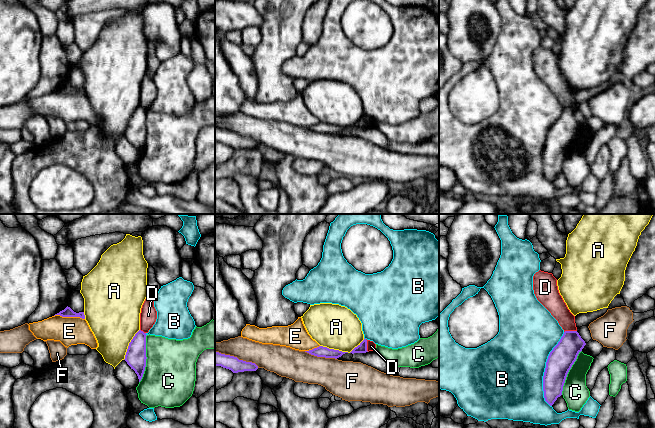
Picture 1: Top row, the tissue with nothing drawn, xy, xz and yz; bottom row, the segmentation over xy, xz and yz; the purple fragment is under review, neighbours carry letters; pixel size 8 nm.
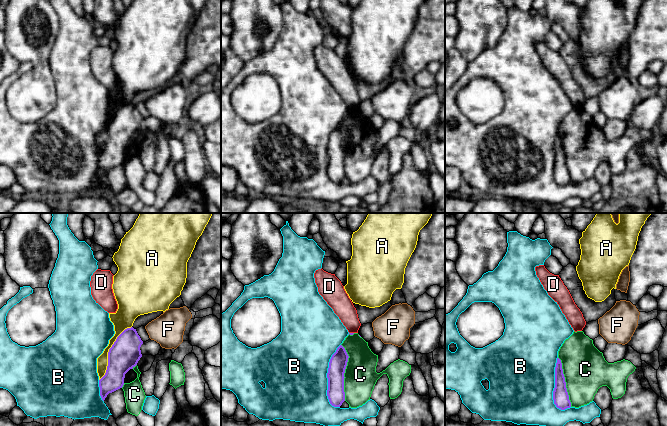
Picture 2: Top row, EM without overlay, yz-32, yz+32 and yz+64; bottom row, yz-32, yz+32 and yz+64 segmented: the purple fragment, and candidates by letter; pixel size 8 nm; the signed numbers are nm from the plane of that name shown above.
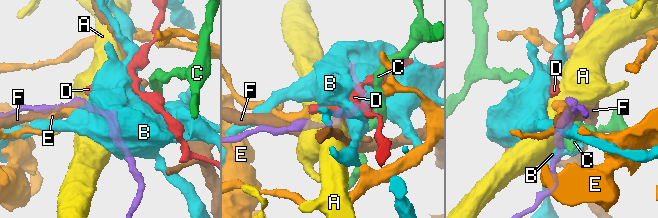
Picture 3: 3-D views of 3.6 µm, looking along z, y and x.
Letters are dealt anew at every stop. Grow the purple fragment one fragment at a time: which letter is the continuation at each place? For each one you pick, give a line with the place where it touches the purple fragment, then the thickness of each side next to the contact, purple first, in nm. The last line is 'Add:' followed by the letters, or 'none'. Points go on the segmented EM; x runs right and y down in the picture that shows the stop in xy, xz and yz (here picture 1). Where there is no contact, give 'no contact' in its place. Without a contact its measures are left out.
Add: none

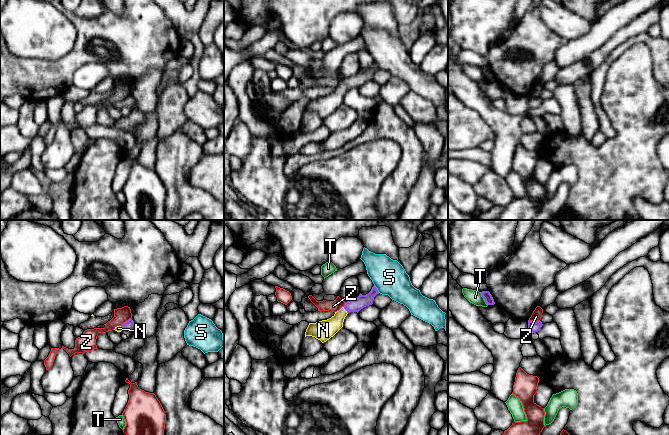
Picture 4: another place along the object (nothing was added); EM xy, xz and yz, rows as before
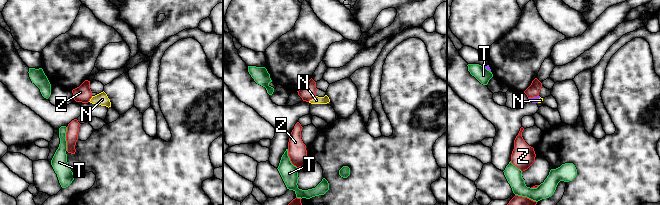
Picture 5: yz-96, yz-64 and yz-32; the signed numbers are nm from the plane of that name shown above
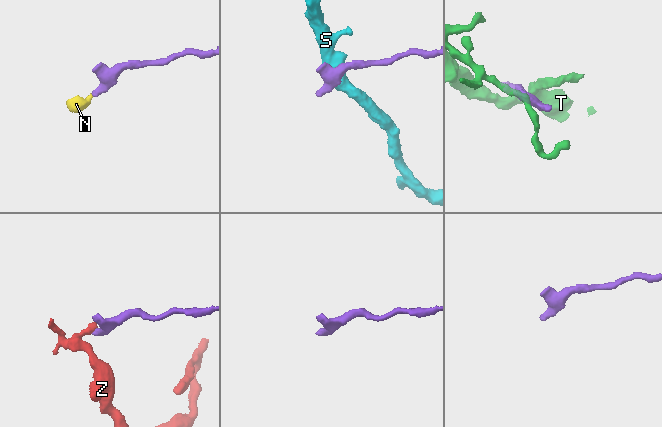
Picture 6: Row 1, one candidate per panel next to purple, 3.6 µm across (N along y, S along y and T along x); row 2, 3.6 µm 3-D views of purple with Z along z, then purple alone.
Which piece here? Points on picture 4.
N: meets purple in xz at (345, 309); 110 nm thick on the purple side, 160 nm on the other
Add: N

